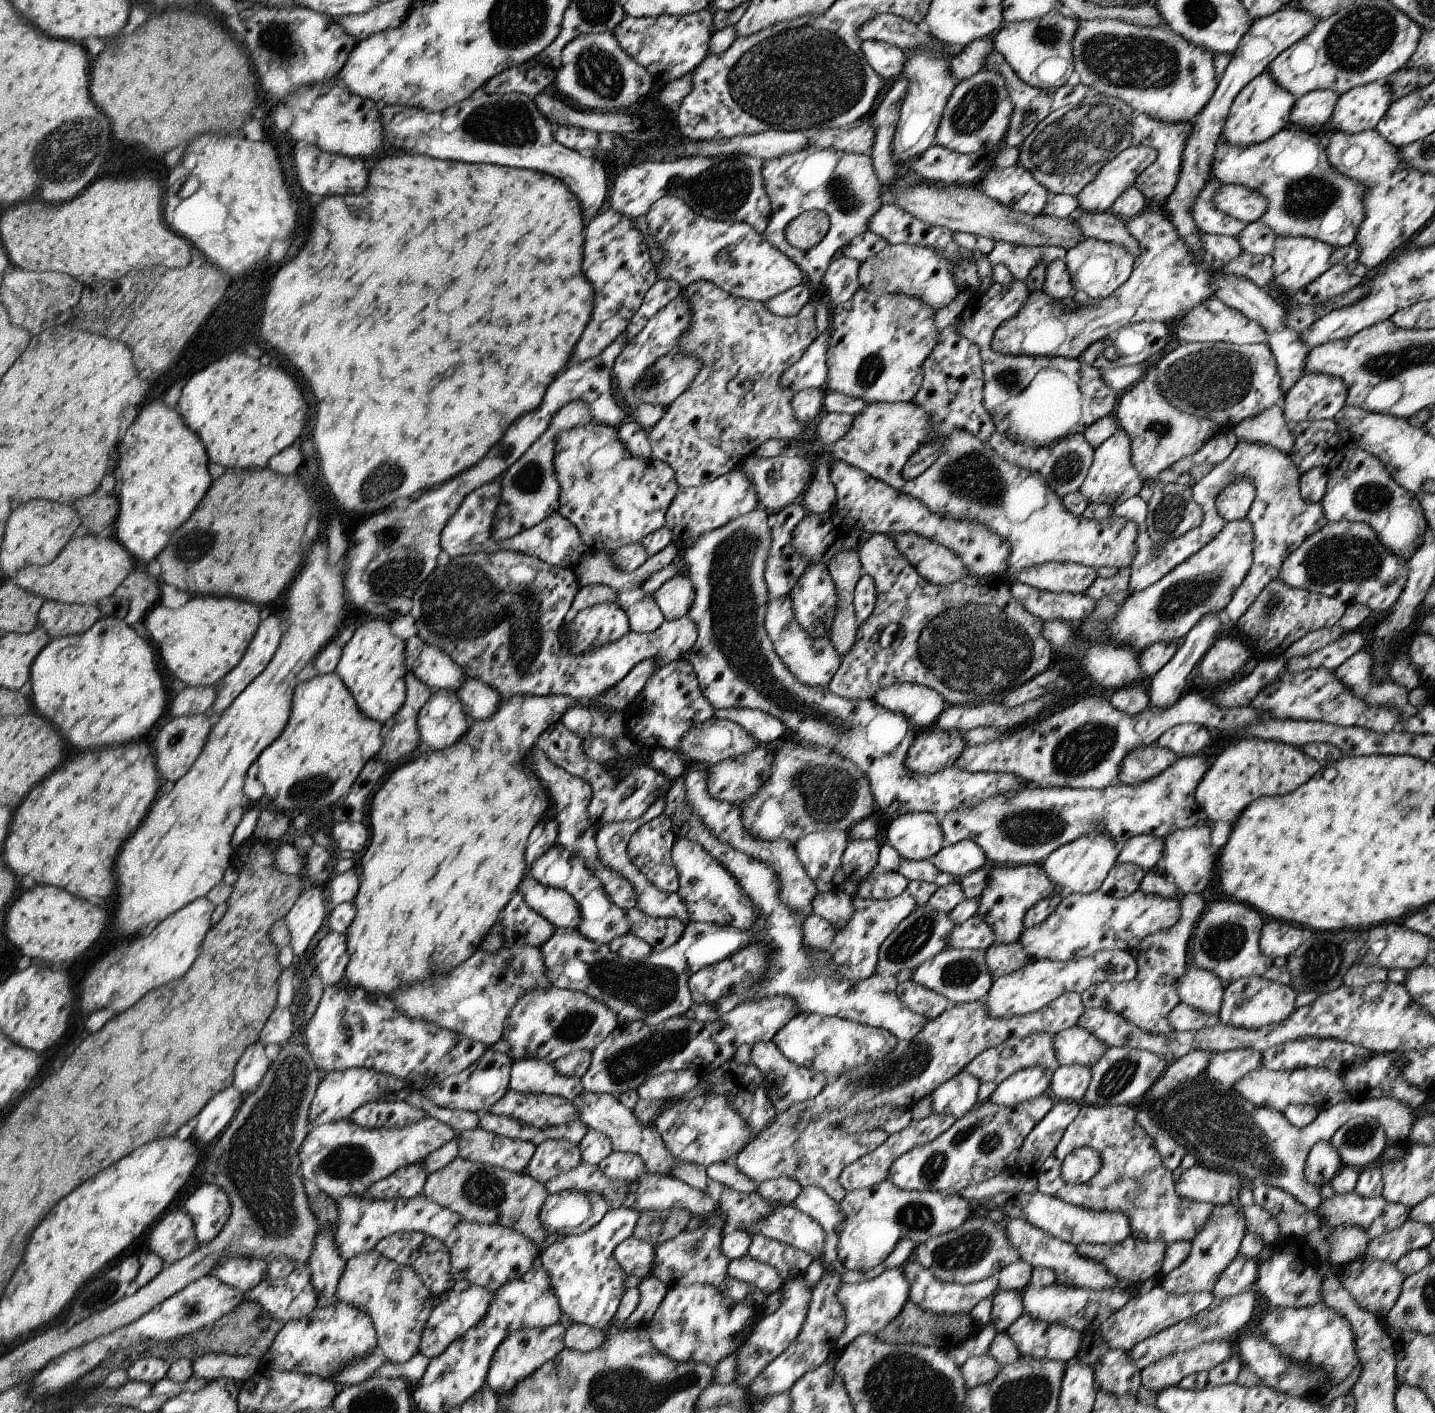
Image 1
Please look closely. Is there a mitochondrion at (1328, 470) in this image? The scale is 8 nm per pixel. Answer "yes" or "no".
no

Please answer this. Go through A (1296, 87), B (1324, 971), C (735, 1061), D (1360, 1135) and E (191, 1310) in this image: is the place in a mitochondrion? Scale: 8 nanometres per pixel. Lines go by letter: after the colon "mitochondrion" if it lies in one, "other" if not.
A: other
B: mitochondrion
C: other
D: mitochondrion
E: mitochondrion

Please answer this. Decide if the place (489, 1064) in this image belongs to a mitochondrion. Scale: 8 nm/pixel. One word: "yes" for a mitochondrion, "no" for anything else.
no

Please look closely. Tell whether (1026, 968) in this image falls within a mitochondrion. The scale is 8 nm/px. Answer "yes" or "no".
no

